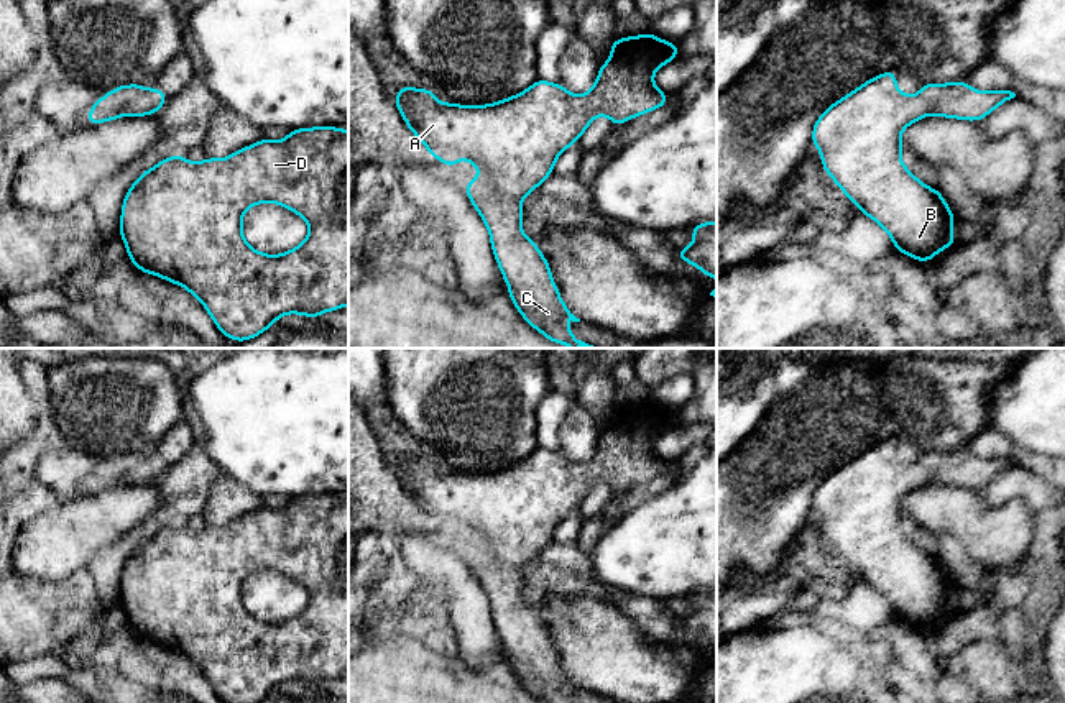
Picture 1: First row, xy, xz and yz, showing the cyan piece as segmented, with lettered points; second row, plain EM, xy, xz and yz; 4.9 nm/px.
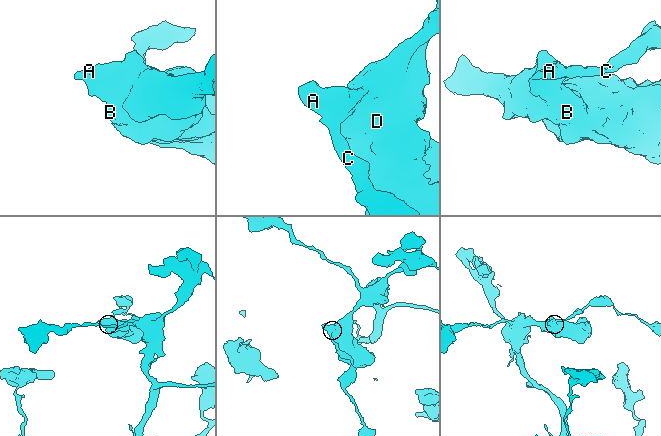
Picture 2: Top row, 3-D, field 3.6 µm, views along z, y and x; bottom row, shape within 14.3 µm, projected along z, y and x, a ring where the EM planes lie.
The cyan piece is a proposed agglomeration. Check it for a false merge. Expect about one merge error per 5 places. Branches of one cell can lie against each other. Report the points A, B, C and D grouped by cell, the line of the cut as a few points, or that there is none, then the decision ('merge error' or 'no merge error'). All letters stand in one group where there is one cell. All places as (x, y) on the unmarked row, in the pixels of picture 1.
A B C D | no cut | no merge error

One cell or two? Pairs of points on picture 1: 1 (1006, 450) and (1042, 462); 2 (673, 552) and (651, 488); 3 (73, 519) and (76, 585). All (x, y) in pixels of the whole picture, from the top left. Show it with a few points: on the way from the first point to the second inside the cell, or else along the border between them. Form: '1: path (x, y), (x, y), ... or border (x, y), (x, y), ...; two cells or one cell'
1: path (1014, 452), (1034, 462); one cell
2: border (676, 483), (631, 508), (622, 518); two cells
3: border (84, 567), (59, 580), (38, 578); two cells

